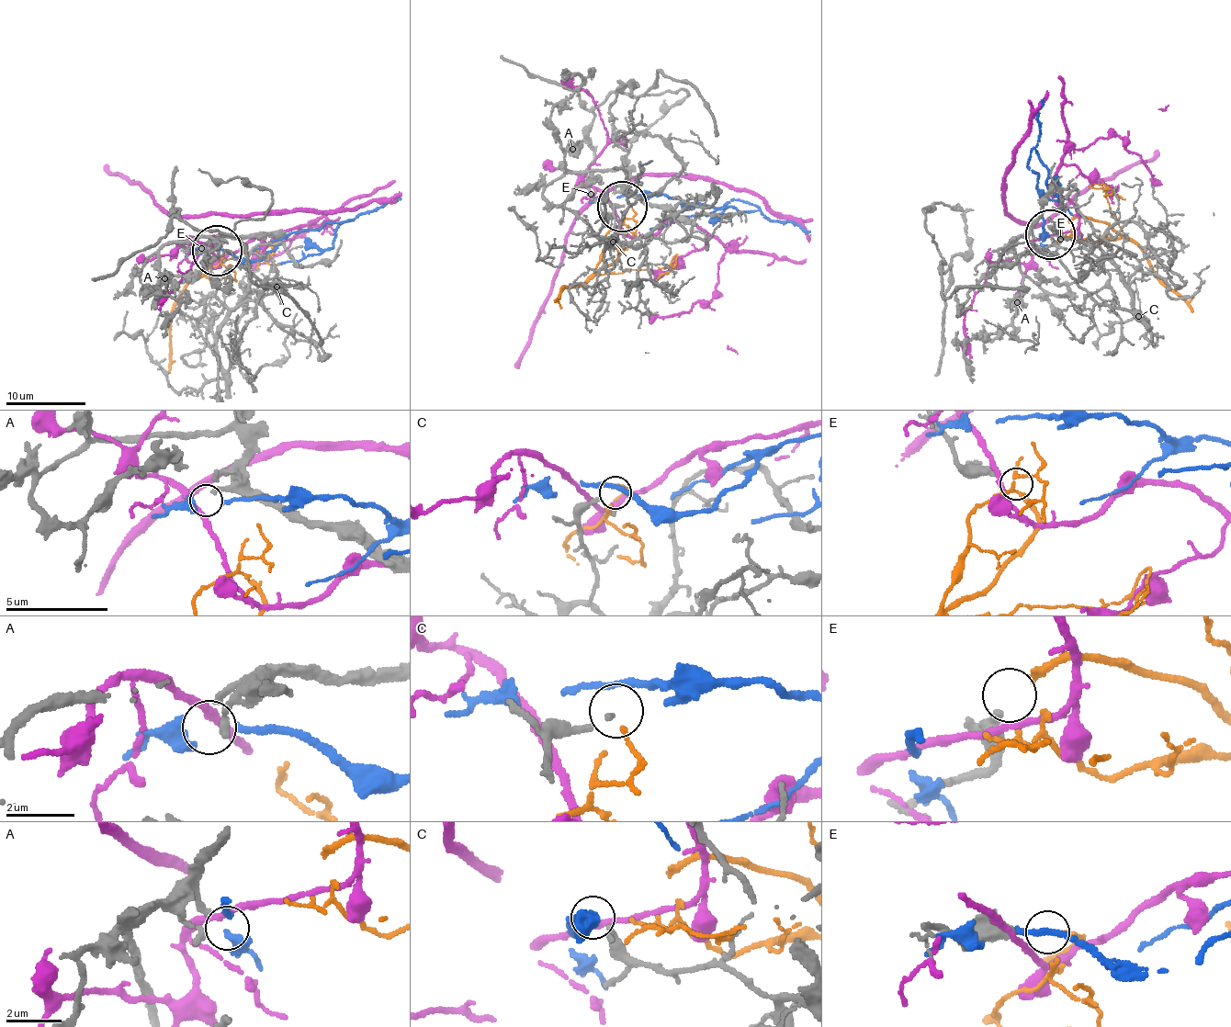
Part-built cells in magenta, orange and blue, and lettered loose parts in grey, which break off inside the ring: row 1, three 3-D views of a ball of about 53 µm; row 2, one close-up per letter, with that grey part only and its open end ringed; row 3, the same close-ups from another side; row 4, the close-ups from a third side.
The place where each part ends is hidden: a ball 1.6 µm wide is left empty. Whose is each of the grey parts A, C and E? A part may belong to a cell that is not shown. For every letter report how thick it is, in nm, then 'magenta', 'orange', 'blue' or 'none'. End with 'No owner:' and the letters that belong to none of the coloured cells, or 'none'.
A: calibre 190 nm; none
C: calibre 100 nm; none
E: calibre 280 nm; orange
No owner: A, C

